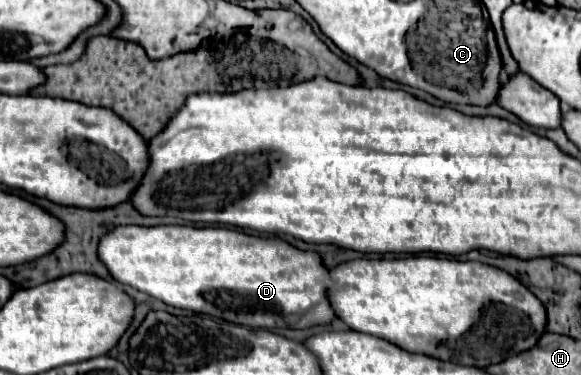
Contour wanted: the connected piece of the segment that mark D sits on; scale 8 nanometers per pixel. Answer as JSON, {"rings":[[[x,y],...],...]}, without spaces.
{"rings":[[[116,226],[110,232],[102,234],[100,242],[98,242],[98,260],[108,268],[108,272],[112,274],[112,278],[120,284],[132,286],[152,298],[160,298],[164,304],[170,304],[174,308],[184,308],[184,310],[192,310],[192,312],[200,312],[200,314],[210,314],[210,316],[218,316],[224,318],[228,322],[234,324],[242,324],[242,326],[250,326],[250,328],[310,328],[310,326],[320,326],[320,324],[328,324],[330,320],[334,320],[334,312],[324,296],[326,284],[328,284],[328,270],[322,266],[320,256],[316,252],[302,252],[294,246],[290,246],[288,242],[280,240],[280,238],[260,238],[260,236],[248,236],[244,232],[236,232],[236,230],[228,230],[228,228],[192,228],[192,226]]]}

